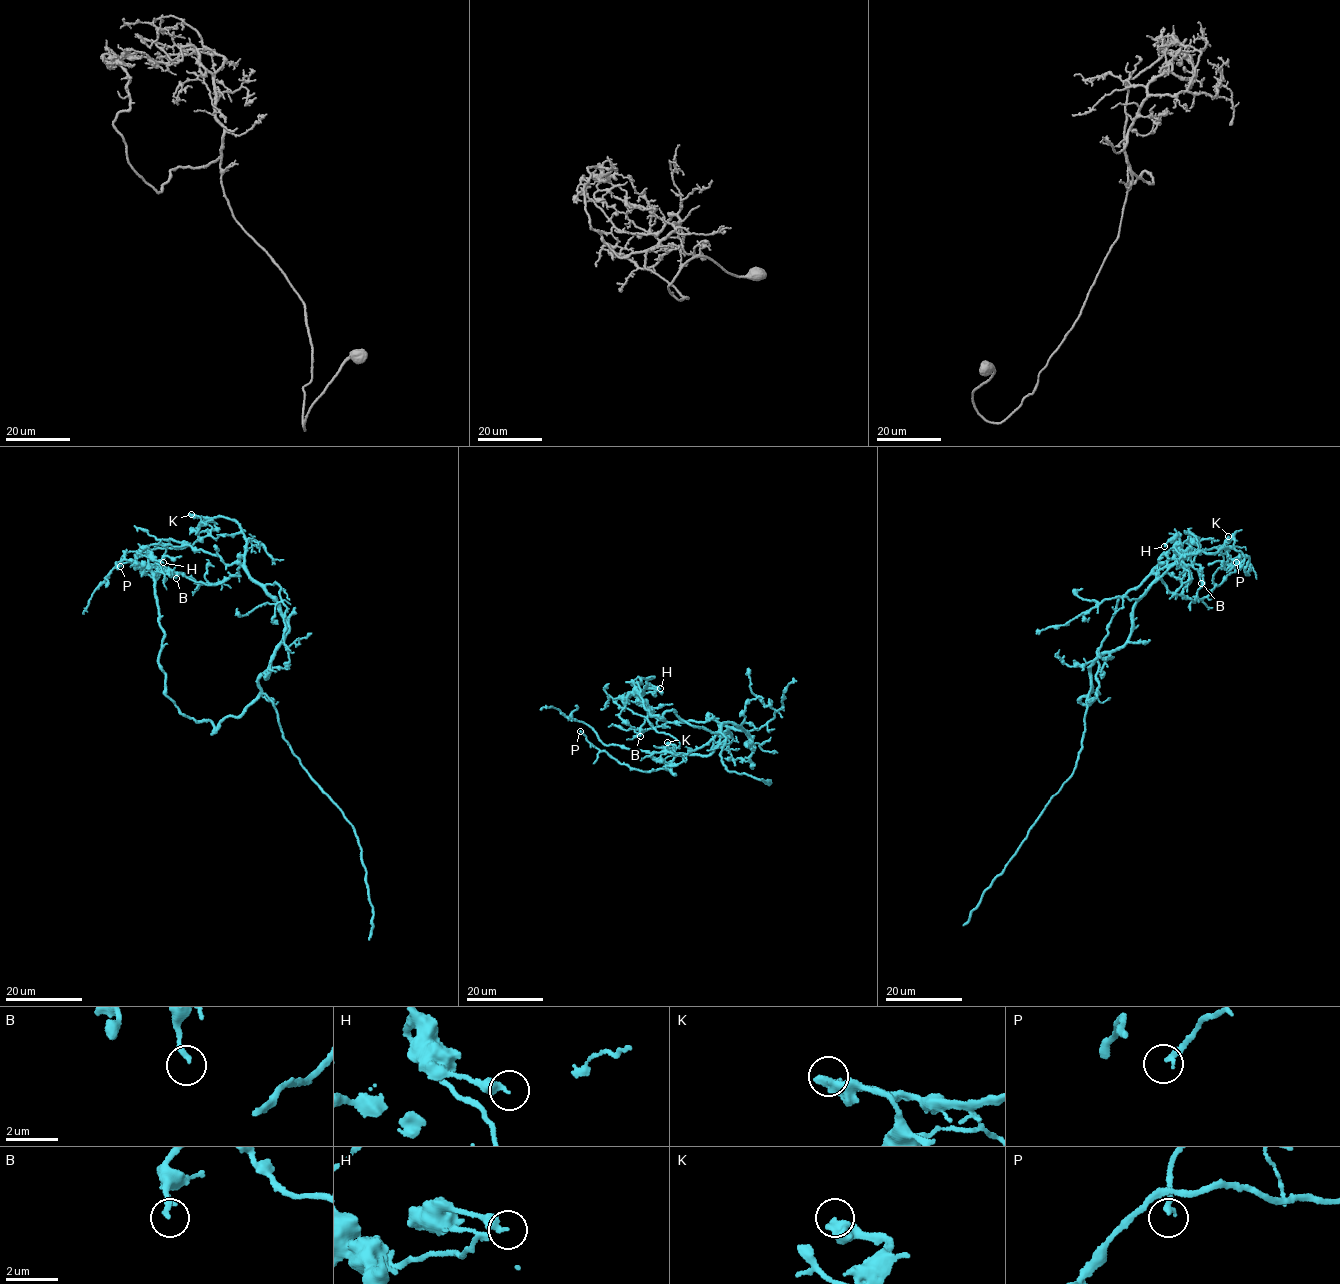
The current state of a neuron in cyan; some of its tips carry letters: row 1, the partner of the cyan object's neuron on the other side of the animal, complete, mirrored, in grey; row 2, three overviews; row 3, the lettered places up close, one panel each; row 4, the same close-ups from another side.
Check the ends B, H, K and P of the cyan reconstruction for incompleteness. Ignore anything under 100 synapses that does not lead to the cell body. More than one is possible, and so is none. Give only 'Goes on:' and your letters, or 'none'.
Goes on: none

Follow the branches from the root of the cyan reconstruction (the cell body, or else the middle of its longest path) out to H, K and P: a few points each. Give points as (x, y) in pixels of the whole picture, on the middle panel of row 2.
H: (748, 734), (753, 749), (744, 730), (711, 719), (659, 719), (637, 700), (626, 699), (629, 692), (660, 688)
K: (748, 734), (753, 749), (744, 730), (732, 727), (728, 730), (732, 735), (707, 755), (678, 754), (667, 742)
P: (748, 734), (753, 749), (744, 730), (732, 727), (709, 754), (680, 753), (645, 772), (618, 762), (580, 731)

